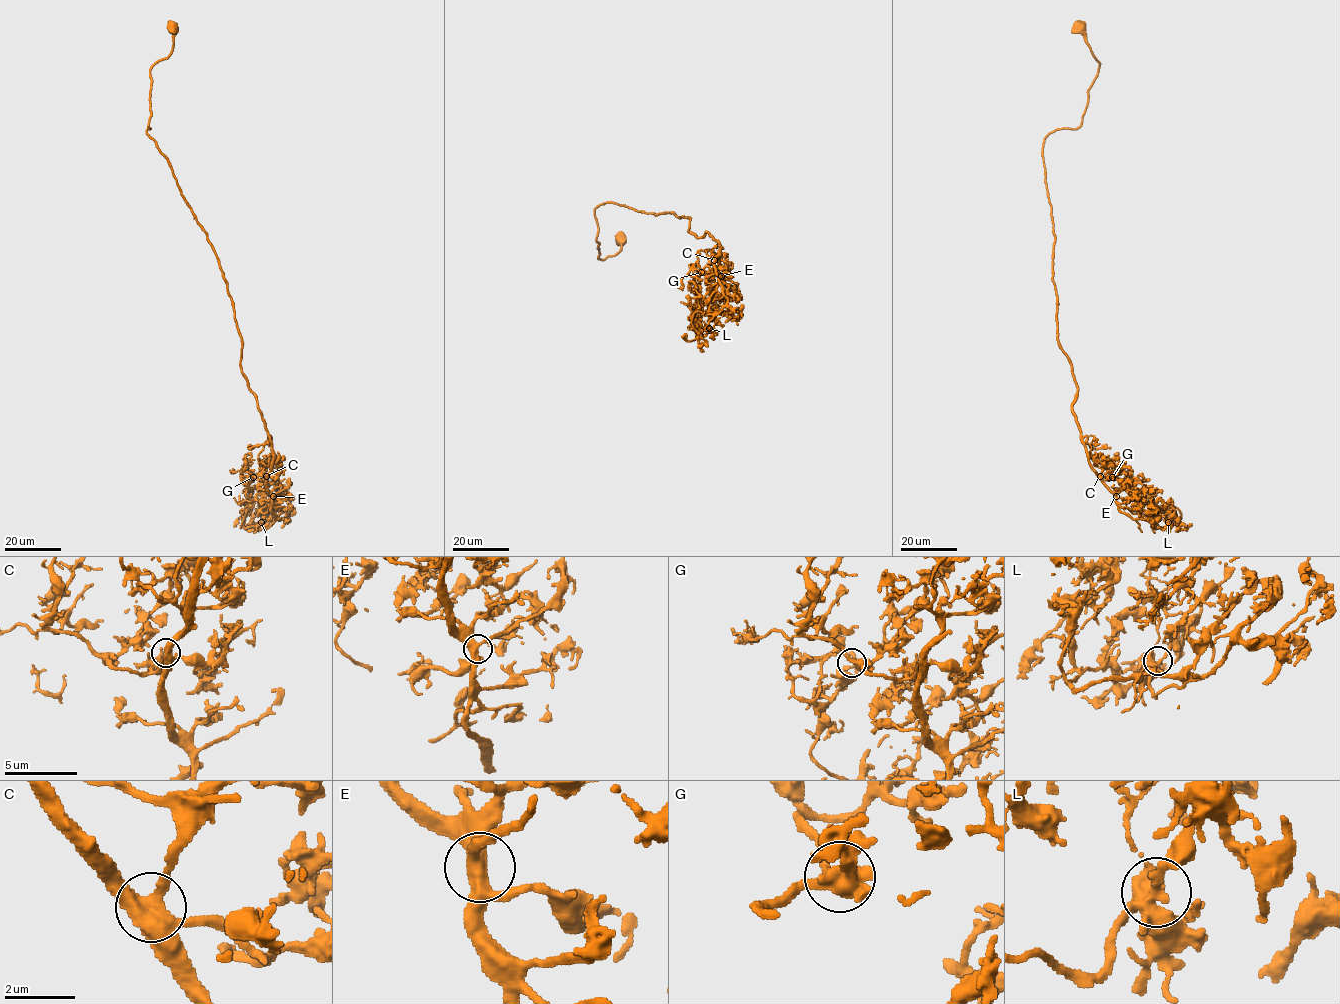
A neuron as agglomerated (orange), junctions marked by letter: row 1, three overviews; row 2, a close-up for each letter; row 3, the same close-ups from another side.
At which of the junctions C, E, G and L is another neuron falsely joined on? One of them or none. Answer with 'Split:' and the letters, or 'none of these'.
Split: none of these

